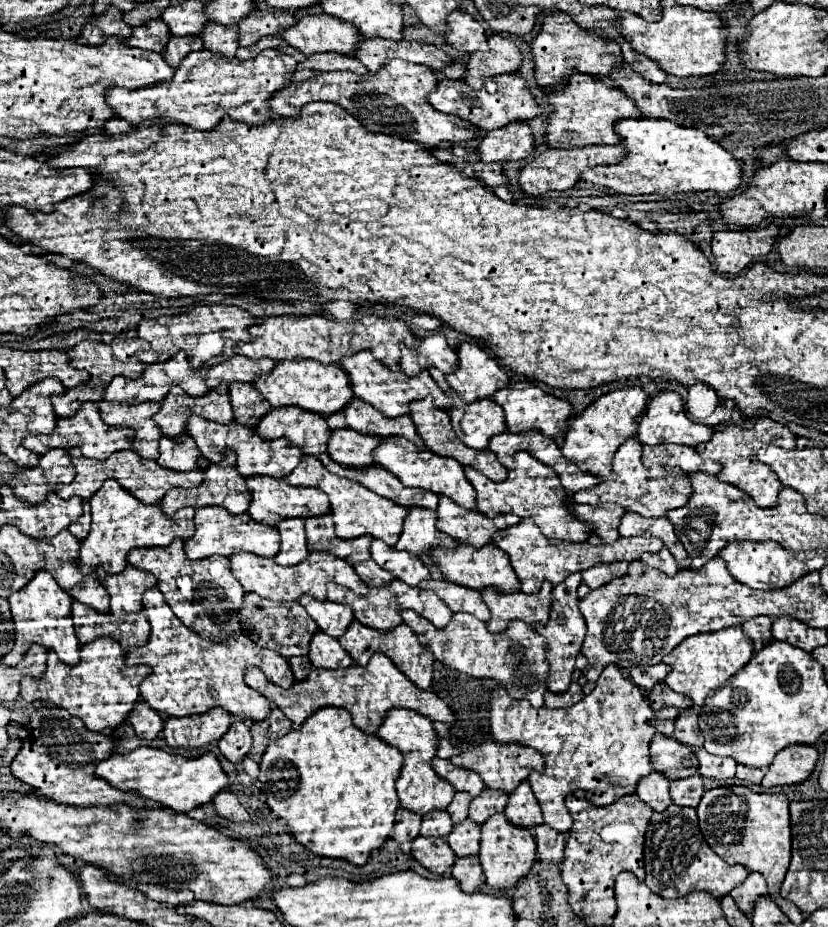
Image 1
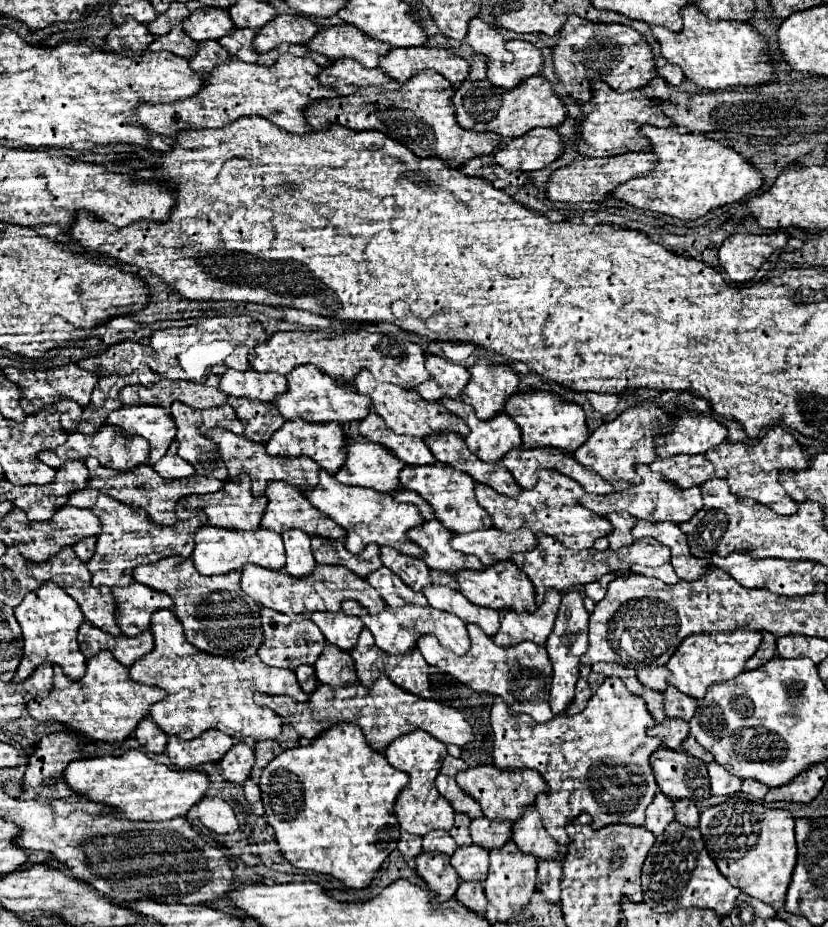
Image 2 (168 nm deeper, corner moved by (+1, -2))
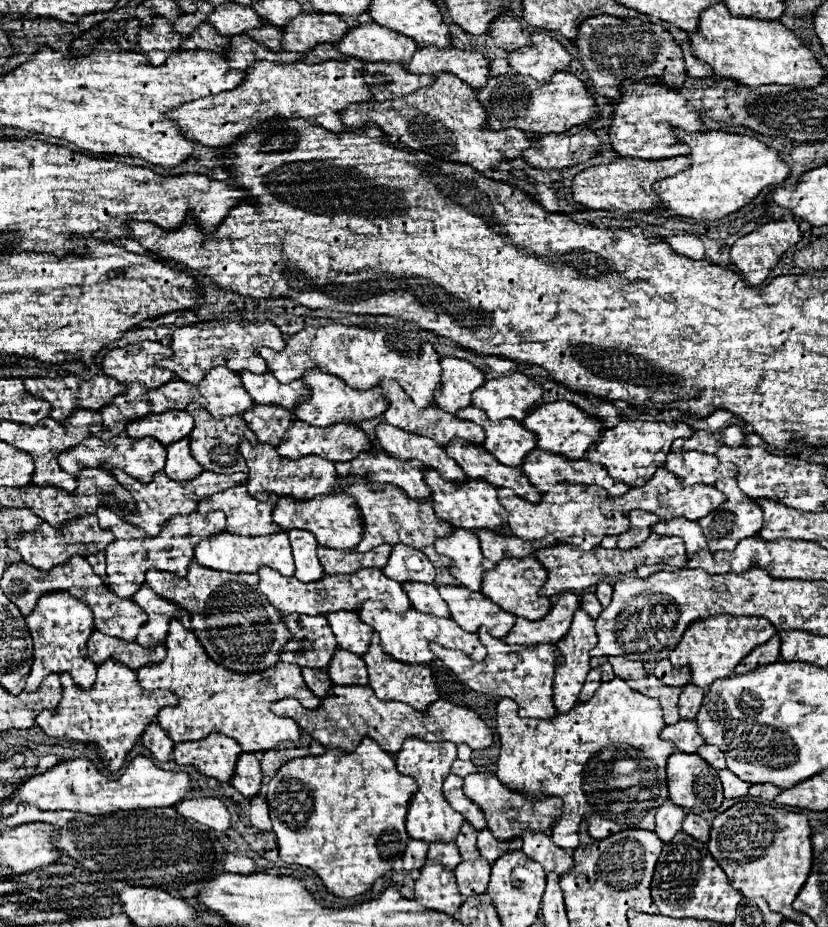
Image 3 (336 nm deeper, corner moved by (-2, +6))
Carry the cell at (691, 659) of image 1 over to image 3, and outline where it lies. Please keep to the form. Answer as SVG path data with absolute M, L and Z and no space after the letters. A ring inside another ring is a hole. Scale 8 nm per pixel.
M708 617L692 623L678 647L670 653L670 663L676 667L690 667L692 683L708 689L714 679L722 679L734 673L734 667L756 647L766 643L776 633L774 625L764 617Z

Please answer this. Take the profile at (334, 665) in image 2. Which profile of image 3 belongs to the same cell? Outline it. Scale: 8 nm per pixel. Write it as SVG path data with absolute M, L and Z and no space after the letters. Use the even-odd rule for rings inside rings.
M338 649L328 665L328 675L334 685L366 685L368 673L360 655Z

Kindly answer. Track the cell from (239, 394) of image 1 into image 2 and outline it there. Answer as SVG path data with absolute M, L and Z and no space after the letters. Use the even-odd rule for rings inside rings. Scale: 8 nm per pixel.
M229 399L229 405L235 409L237 417L245 425L245 437L255 443L267 443L269 437L285 423L273 403L265 405L259 401Z

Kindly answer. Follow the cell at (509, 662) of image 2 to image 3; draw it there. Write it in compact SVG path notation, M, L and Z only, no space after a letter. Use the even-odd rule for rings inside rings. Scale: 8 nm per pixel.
M486 629L478 631L478 637L482 645L488 649L488 655L484 661L474 661L462 651L444 649L436 643L430 643L430 651L444 661L444 665L454 671L454 675L466 683L470 689L478 693L498 695L498 697L510 697L518 703L518 715L520 717L536 717L536 719L548 719L554 717L558 711L552 703L552 681L554 681L554 665L558 651L554 645L534 645L534 647L520 647L520 645L506 645L502 639L492 637Z

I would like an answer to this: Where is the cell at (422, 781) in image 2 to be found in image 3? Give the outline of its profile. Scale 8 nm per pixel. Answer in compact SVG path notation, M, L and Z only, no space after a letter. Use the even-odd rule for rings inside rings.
M408 737L402 749L394 755L396 767L402 775L410 775L418 783L418 791L412 795L406 815L406 831L410 837L424 839L424 841L454 841L464 817L450 807L450 803L442 795L444 775L450 773L450 765L456 759L456 745L450 741L444 743L428 743L420 737Z

